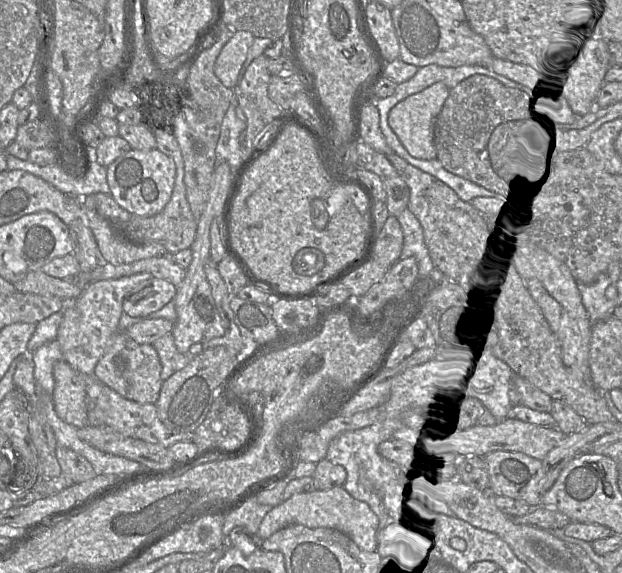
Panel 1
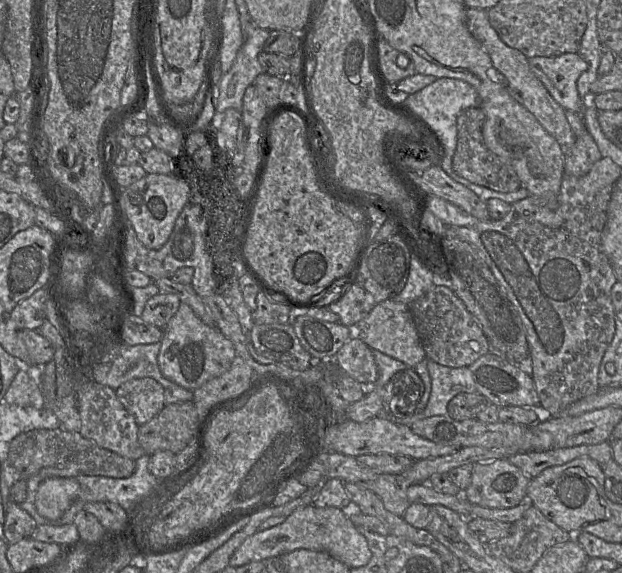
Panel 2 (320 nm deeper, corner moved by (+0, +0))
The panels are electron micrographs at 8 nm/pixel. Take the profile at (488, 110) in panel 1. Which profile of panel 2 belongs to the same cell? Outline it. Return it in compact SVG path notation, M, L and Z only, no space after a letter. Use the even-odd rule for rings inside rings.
M481 107L464 110L457 118L457 147L452 159L453 170L470 182L498 192L514 192L521 187L520 179L508 161L491 152L485 145L482 129L485 112Z

